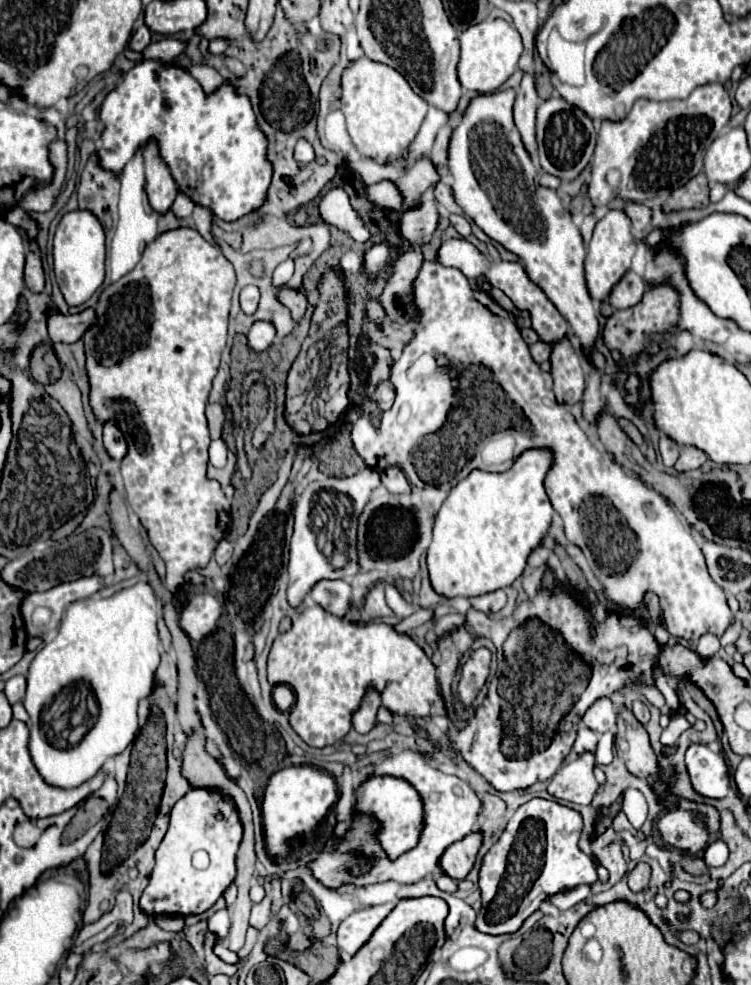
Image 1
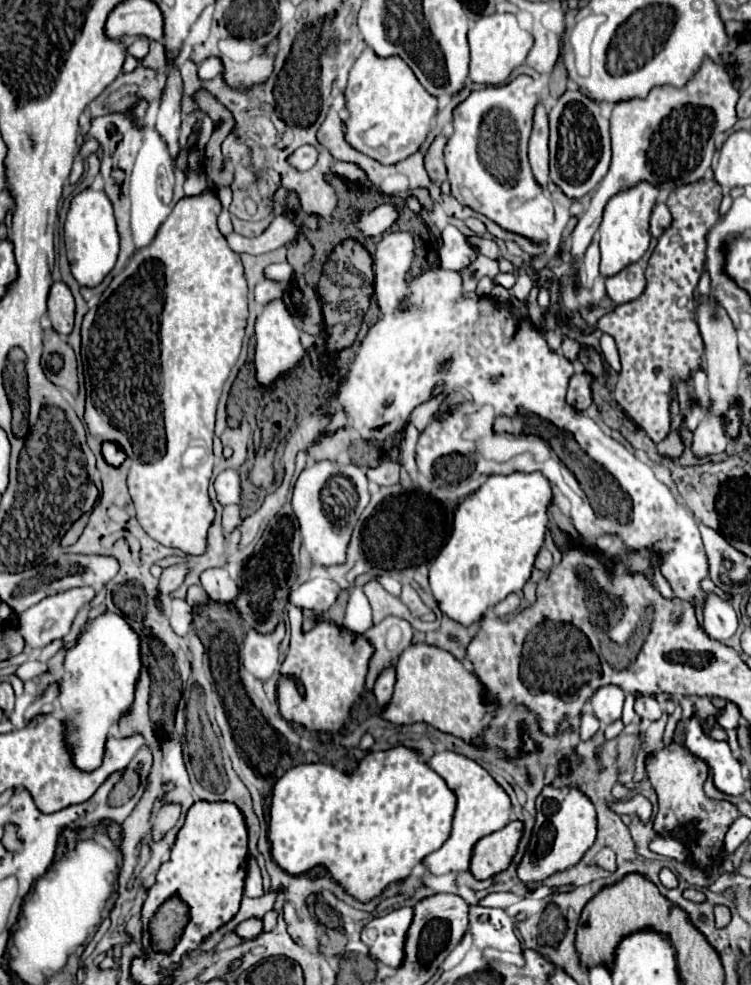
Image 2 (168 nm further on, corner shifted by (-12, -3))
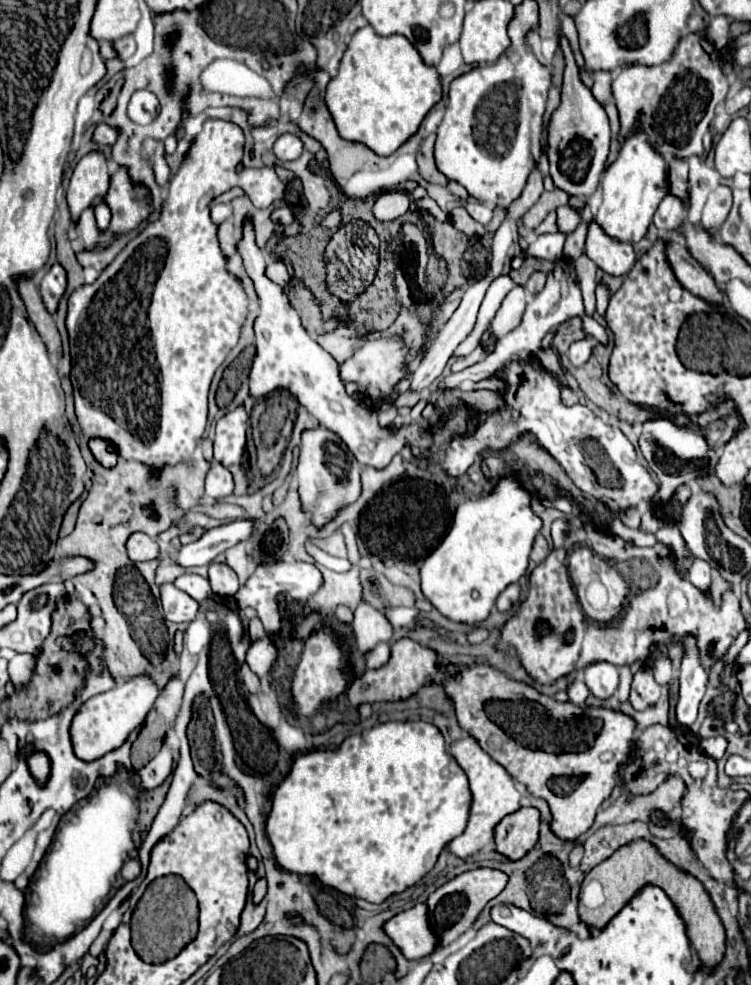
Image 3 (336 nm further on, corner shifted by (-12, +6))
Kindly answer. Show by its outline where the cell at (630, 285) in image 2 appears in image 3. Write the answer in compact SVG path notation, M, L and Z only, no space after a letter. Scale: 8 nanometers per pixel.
M591 220L587 226L585 254L607 274L621 276L631 270L635 264L635 252L629 242L621 242L605 234L605 230Z

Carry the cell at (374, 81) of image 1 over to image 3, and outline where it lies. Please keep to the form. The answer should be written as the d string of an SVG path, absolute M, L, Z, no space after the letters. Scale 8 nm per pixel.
M367 24L351 36L351 42L347 44L347 50L341 58L339 72L327 84L325 100L341 138L361 142L379 156L389 156L417 132L425 114L441 100L441 78L437 68L425 64L417 48L405 36L379 36Z

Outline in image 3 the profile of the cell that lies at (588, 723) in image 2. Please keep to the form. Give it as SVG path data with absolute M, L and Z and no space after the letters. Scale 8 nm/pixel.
M573 680L573 682L567 686L567 696L569 696L571 702L575 702L575 704L581 706L581 704L585 704L585 700L587 700L587 696L589 696L589 690L587 690L585 682Z

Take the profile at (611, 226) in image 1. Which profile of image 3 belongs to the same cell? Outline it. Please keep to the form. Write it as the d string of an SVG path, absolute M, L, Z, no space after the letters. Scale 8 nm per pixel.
M637 126L633 134L623 140L615 162L603 172L601 188L603 202L599 206L599 212L595 214L595 220L603 226L609 236L621 242L639 242L647 234L647 228L653 220L659 202L669 192L665 158L649 144L647 134L641 126Z

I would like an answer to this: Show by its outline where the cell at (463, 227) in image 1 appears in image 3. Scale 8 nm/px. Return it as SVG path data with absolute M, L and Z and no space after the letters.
M469 202L465 208L471 214L471 218L475 218L477 222L481 222L483 226L487 226L489 220L491 220L491 216L493 216L493 208L489 208L487 204L481 204L481 202Z

